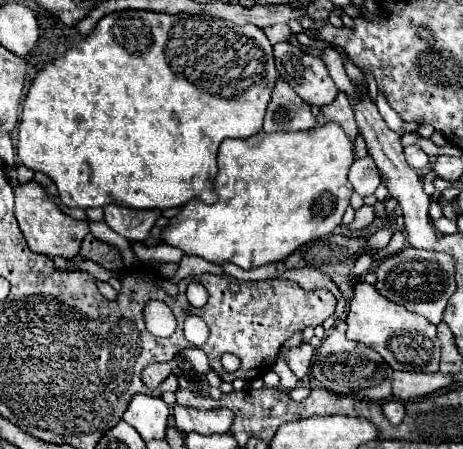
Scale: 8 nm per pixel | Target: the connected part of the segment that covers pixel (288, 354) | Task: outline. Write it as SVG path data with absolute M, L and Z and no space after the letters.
M301 343L299 347L291 347L291 349L283 349L281 351L283 359L287 361L289 369L299 377L303 379L307 369L309 369L309 363L311 363L311 357L313 357L313 347L309 343Z

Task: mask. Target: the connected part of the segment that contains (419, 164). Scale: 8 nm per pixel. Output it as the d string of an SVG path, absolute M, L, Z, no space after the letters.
M405 147L405 159L413 169L425 169L429 165L429 157L419 147Z

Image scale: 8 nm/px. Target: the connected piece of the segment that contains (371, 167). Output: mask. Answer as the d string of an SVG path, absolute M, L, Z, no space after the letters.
M371 157L357 159L357 161L351 165L349 181L351 181L353 189L355 189L361 197L365 197L365 195L373 195L375 189L379 187L379 183L381 183L379 169L377 169L375 161L373 161Z

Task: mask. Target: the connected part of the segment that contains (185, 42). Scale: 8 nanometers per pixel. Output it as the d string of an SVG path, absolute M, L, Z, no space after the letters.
M133 9L115 11L105 15L97 23L93 33L89 33L81 43L77 43L65 55L53 59L43 71L37 73L27 93L27 99L23 101L19 137L17 137L17 157L25 167L45 173L57 185L59 199L67 207L89 209L89 207L105 207L115 201L133 209L169 209L169 207L181 207L193 197L199 197L205 203L215 203L217 195L213 193L213 177L217 175L217 149L225 137L249 139L251 135L257 135L261 131L265 109L275 81L277 81L277 69L273 61L273 45L257 25L233 25L231 21L225 19L189 15L189 13L165 15L165 13L133 11Z

